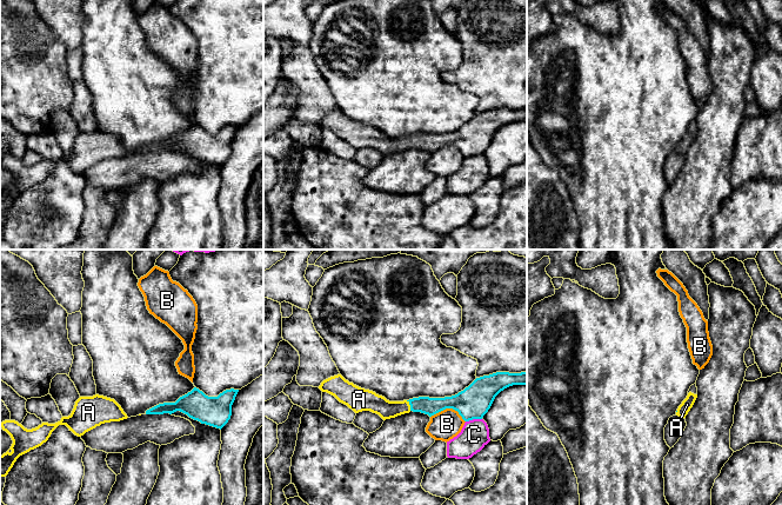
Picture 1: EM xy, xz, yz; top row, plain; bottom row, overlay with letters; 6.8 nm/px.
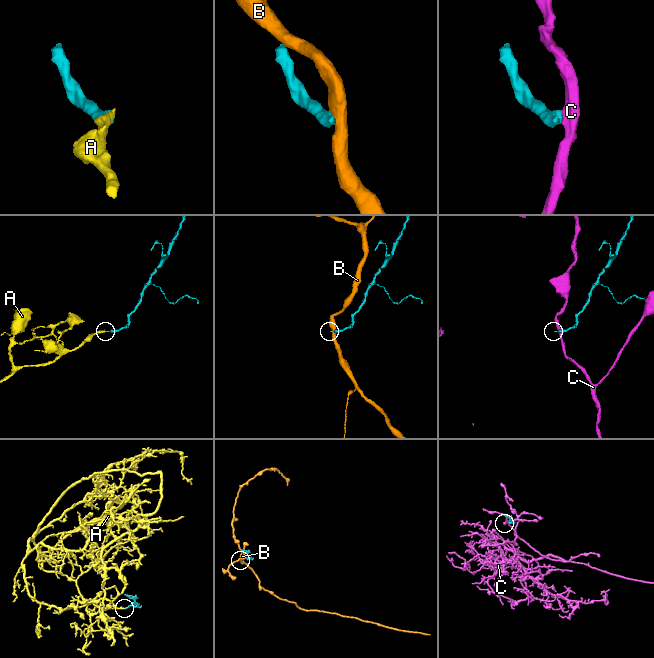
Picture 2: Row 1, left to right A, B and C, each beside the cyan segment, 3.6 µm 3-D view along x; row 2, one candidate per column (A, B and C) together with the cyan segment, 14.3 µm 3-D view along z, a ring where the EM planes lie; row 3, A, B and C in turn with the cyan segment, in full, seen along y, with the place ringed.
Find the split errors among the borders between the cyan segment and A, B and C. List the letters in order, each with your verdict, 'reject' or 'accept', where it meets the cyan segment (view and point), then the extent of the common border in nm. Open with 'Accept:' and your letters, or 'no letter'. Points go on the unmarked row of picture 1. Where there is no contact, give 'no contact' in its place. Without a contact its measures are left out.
Accept: A
A: accept; contact xz (409, 140); length 80 nm
B: reject; contact xz (449, 144); length 240 nm
C: reject; contact xz (473, 154); length 110 nm

